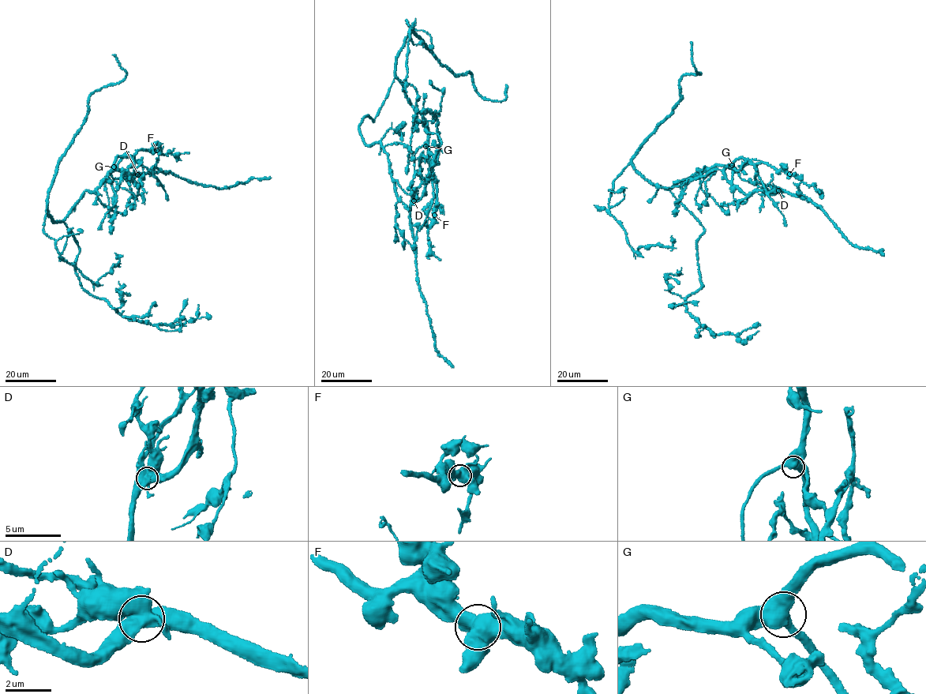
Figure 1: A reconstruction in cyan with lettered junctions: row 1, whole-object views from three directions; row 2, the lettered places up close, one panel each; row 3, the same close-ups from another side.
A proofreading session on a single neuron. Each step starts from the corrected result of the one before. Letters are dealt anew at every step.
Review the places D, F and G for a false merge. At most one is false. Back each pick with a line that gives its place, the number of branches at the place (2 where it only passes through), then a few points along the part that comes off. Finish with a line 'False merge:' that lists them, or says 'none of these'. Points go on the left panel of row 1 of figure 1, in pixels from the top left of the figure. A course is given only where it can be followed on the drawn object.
D: (137, 174) | 5 | (137, 174), (170, 170), (192, 182), (223, 188), (253, 178), (271, 177)
False merge: D

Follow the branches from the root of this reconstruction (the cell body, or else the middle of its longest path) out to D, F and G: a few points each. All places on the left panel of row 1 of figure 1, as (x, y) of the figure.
D: (81, 196), (99, 186), (112, 168), (110, 174), (114, 178), (123, 177), (130, 180), (137, 174)
F: (81, 196), (99, 186), (114, 170), (118, 156), (133, 155), (142, 149), (156, 150)
G: (81, 196), (86, 191), (93, 191), (99, 186), (114, 166)

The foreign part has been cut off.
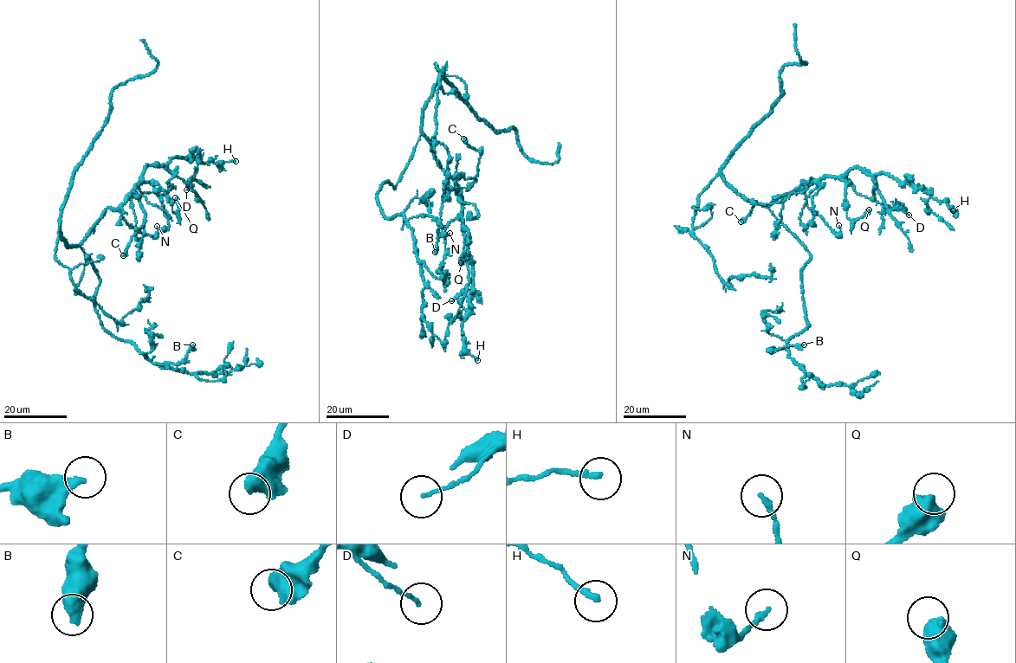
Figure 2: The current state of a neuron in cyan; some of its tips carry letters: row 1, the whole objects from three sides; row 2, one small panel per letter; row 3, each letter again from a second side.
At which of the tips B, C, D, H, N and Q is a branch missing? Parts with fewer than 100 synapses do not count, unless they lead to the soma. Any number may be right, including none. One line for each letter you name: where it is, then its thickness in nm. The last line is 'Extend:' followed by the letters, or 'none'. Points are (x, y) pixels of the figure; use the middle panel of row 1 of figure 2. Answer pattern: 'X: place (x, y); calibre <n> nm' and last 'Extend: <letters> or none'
Extend: none

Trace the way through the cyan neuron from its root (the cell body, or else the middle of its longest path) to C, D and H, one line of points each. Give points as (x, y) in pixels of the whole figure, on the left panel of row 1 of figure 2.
C: (85, 254), (81, 243), (105, 211), (116, 208), (134, 191), (144, 211), (145, 222), (132, 235), (123, 255)
D: (85, 254), (82, 241), (105, 211), (125, 202), (142, 182), (146, 165), (164, 165), (191, 187), (186, 189)
H: (85, 254), (82, 241), (105, 211), (125, 202), (142, 182), (146, 165), (193, 156), (200, 163), (236, 161)

